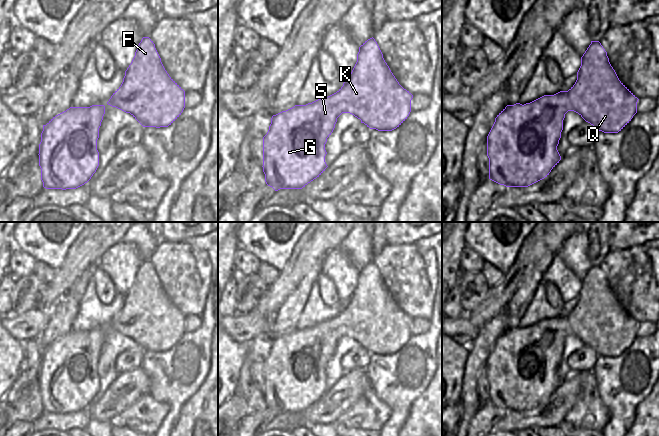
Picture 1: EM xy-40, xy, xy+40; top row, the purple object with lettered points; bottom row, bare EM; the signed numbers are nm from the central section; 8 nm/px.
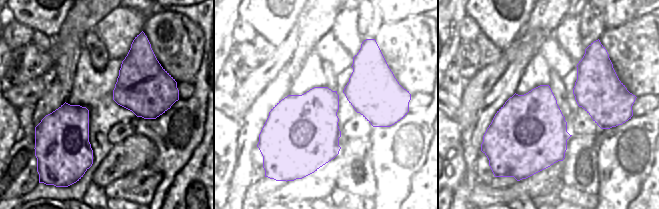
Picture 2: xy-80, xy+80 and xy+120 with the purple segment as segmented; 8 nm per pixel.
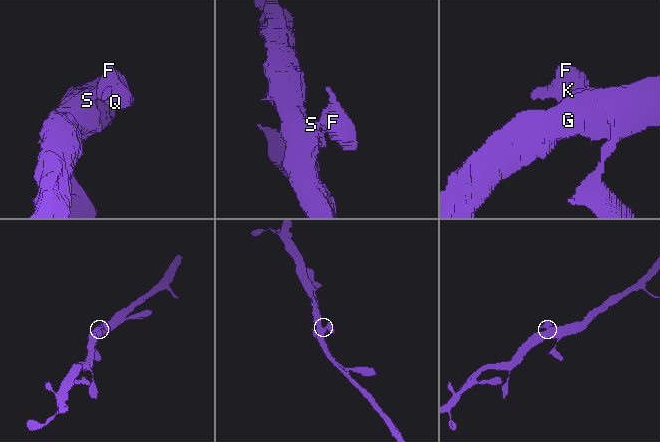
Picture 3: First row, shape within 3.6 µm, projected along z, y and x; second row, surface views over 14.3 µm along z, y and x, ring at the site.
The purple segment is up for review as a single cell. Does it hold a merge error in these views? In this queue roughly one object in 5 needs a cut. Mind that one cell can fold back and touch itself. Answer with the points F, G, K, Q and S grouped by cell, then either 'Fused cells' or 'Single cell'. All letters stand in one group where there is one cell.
Groups: F G K Q S. Single cell

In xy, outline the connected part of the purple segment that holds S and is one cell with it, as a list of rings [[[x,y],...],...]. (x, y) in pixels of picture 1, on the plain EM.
[[[373,261],[359,271],[354,292],[351,298],[343,303],[343,310],[336,317],[306,329],[295,329],[272,340],[269,354],[263,361],[262,391],[266,408],[275,415],[280,413],[302,413],[325,395],[328,391],[325,386],[327,378],[325,368],[335,352],[337,342],[342,337],[350,337],[370,353],[378,355],[392,355],[399,351],[409,340],[413,319],[399,308]]]

